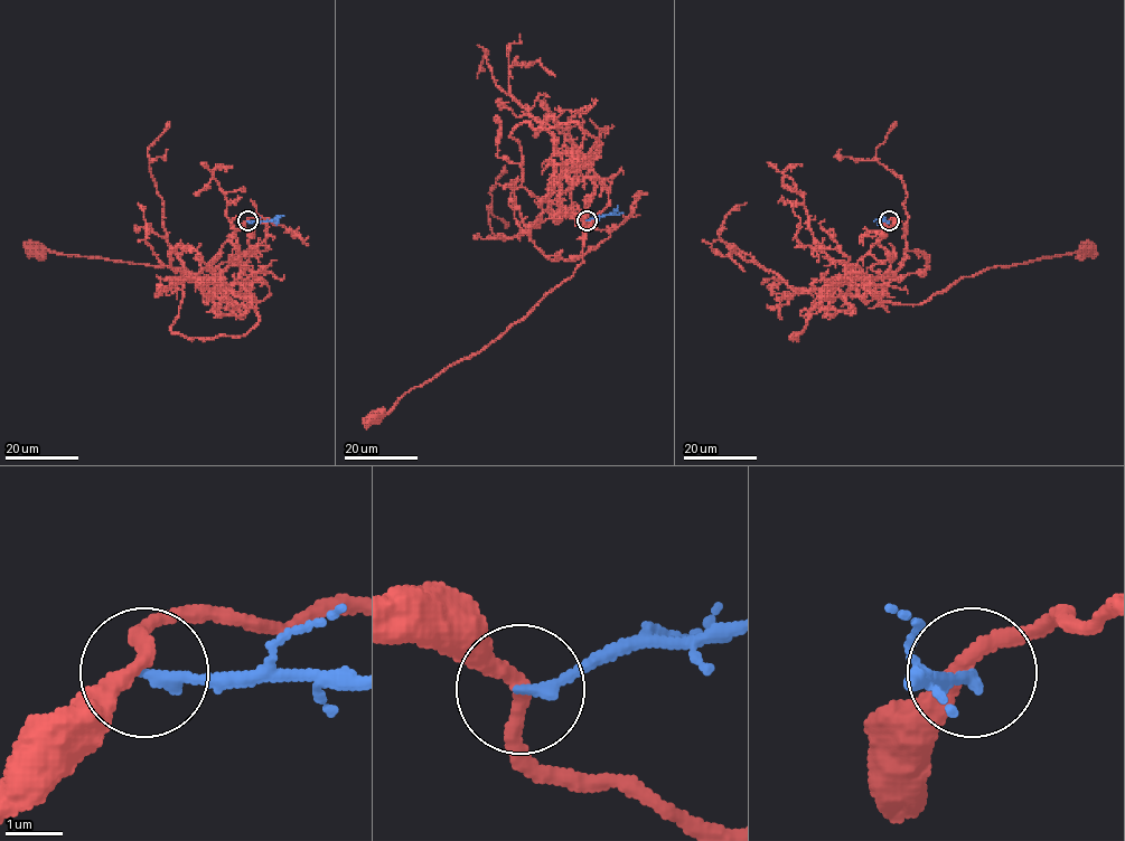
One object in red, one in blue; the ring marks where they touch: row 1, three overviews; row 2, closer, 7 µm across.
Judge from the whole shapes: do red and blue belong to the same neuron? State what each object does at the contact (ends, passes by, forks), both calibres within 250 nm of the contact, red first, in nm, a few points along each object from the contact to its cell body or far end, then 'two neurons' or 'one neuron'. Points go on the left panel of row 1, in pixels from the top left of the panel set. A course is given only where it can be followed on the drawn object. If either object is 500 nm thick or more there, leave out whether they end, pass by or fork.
red passes by; blue ends; calibres 280 and 200 nm; course red (247, 220), (222, 272), (238, 296), (251, 299), (249, 277), (266, 283), (246, 304), (183, 268), (33, 248); course blue (247, 220), (273, 220), (283, 215); two neurons

